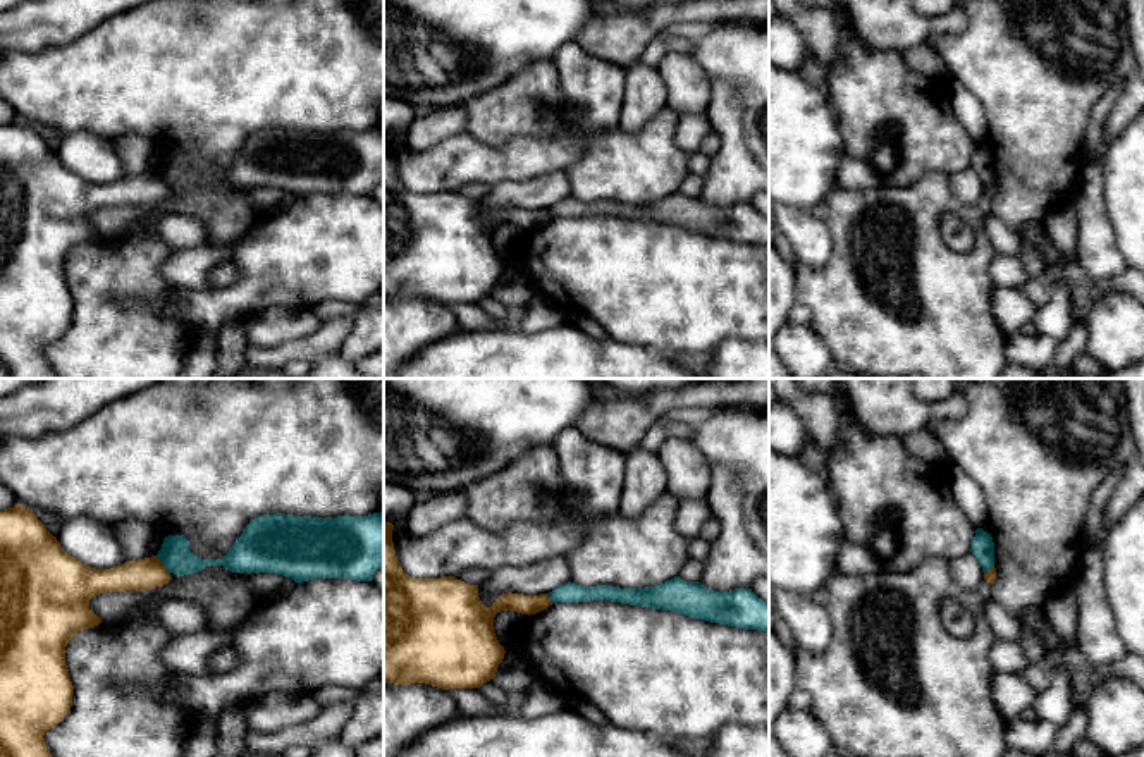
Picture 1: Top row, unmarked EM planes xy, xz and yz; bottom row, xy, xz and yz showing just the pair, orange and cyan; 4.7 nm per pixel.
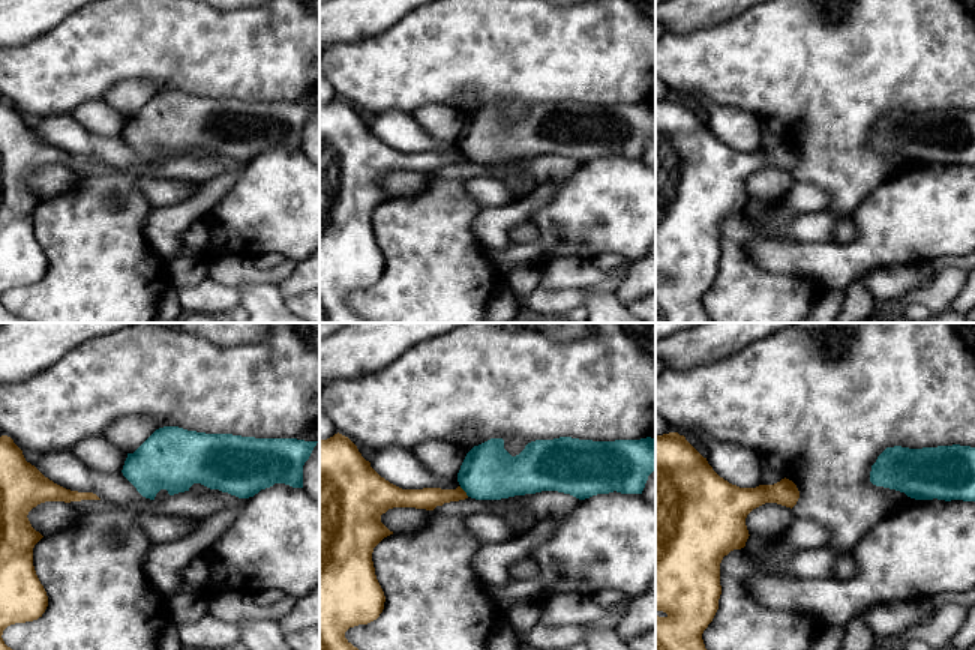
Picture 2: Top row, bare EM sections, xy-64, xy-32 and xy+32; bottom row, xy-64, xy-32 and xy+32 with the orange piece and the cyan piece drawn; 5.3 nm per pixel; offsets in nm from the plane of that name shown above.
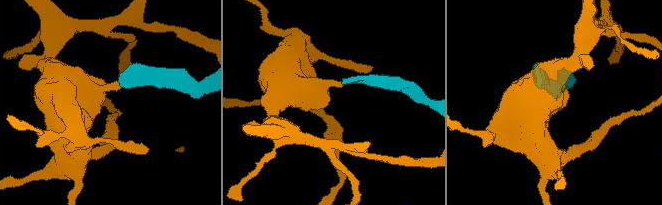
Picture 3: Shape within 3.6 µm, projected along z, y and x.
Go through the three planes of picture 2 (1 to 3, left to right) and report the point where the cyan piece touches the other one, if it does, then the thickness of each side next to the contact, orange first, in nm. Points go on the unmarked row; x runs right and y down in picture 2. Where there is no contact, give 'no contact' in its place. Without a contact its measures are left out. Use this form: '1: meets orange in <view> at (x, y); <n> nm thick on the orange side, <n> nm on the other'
1: no contact
2: meets orange in xy-32 at (464, 155); 120 nm thick on the orange side, 300 nm on the other
3: no contact

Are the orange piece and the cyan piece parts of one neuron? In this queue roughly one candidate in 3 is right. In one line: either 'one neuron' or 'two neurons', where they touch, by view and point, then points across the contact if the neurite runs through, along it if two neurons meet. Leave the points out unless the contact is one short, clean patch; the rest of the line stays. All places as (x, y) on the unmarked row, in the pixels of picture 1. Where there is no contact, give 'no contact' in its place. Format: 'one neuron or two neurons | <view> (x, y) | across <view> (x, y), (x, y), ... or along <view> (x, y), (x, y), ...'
two neurons | xy (162, 179) | along xy (155, 171), (169, 188)

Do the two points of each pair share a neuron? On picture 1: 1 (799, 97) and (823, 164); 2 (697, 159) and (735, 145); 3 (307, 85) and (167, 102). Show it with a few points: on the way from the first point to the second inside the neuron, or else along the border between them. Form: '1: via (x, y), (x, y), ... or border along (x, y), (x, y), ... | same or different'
1: via (799, 114), (799, 140), (805, 147) | same
2: border along (711, 159), (711, 166), (702, 174) | different
3: via (272, 85), (202, 85) | same

